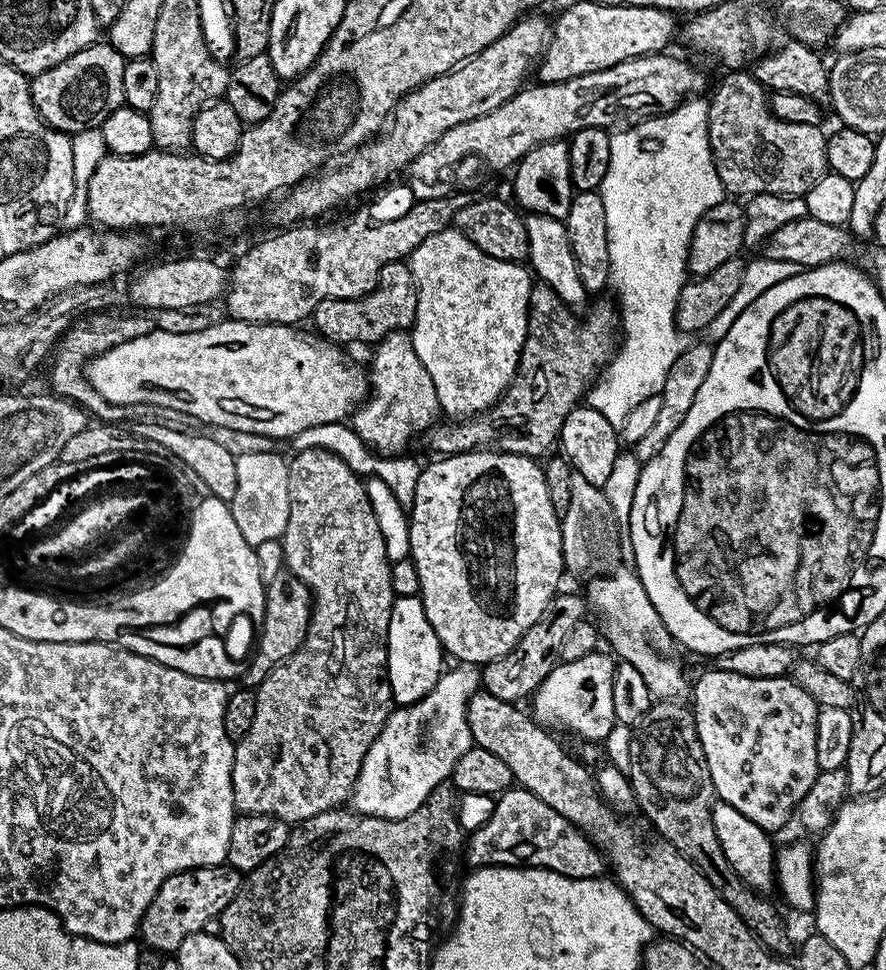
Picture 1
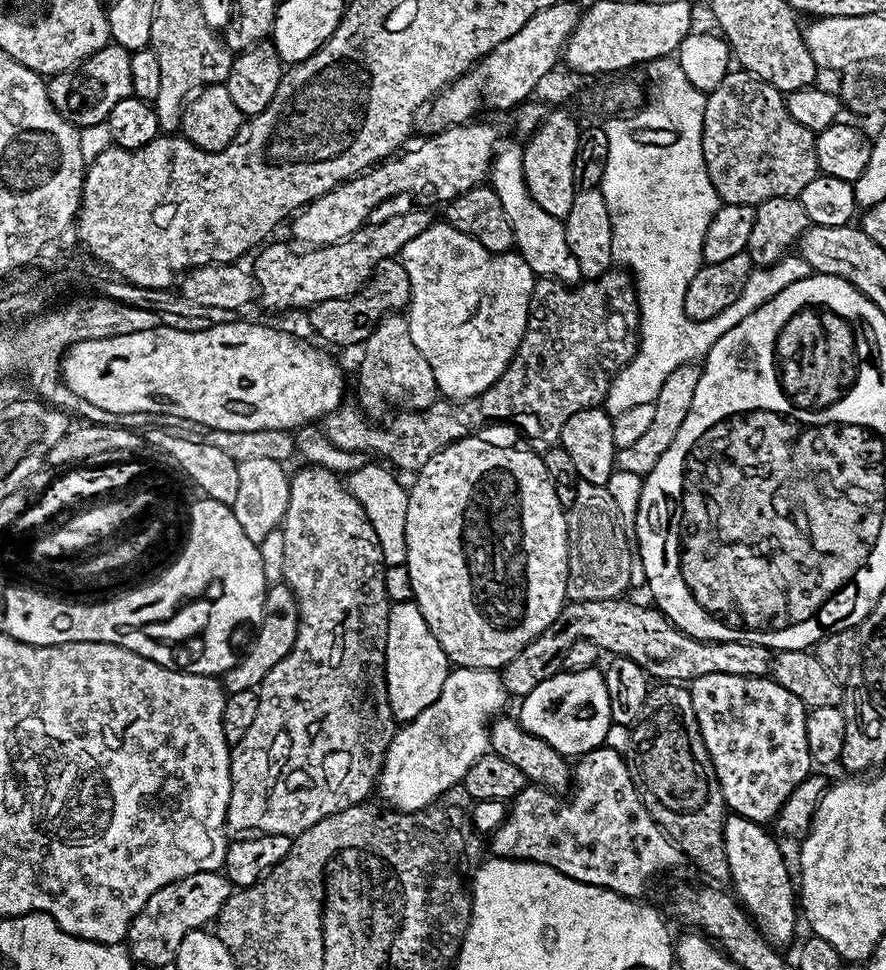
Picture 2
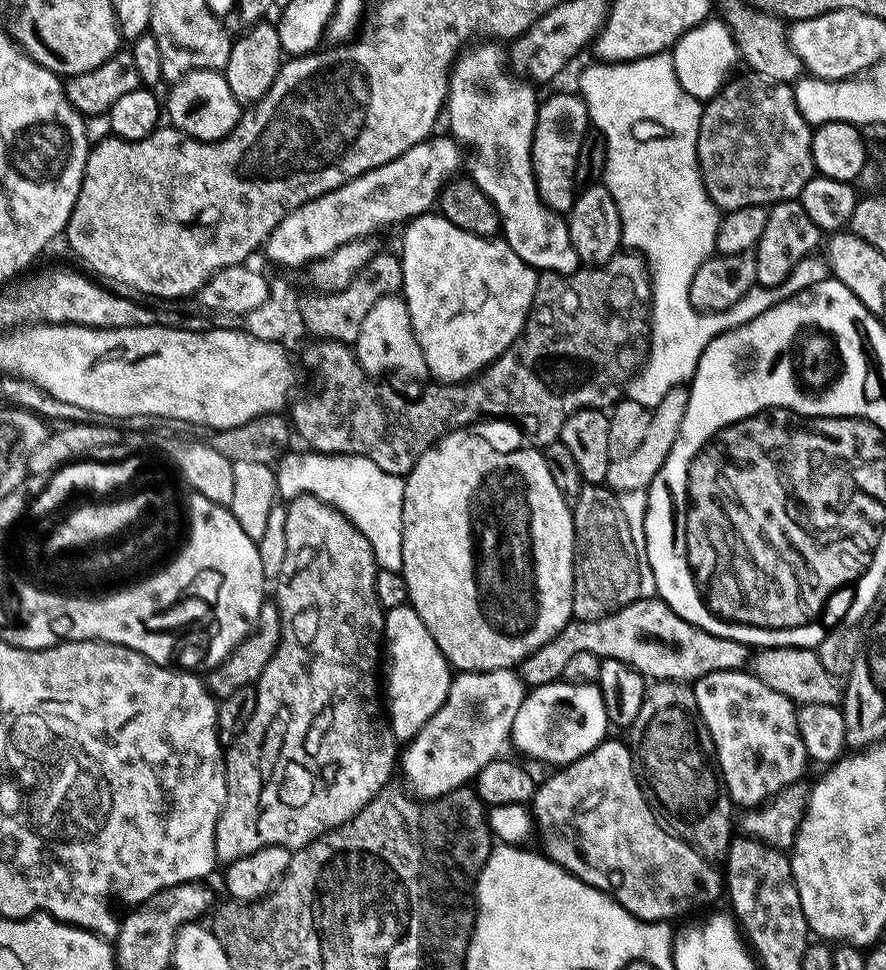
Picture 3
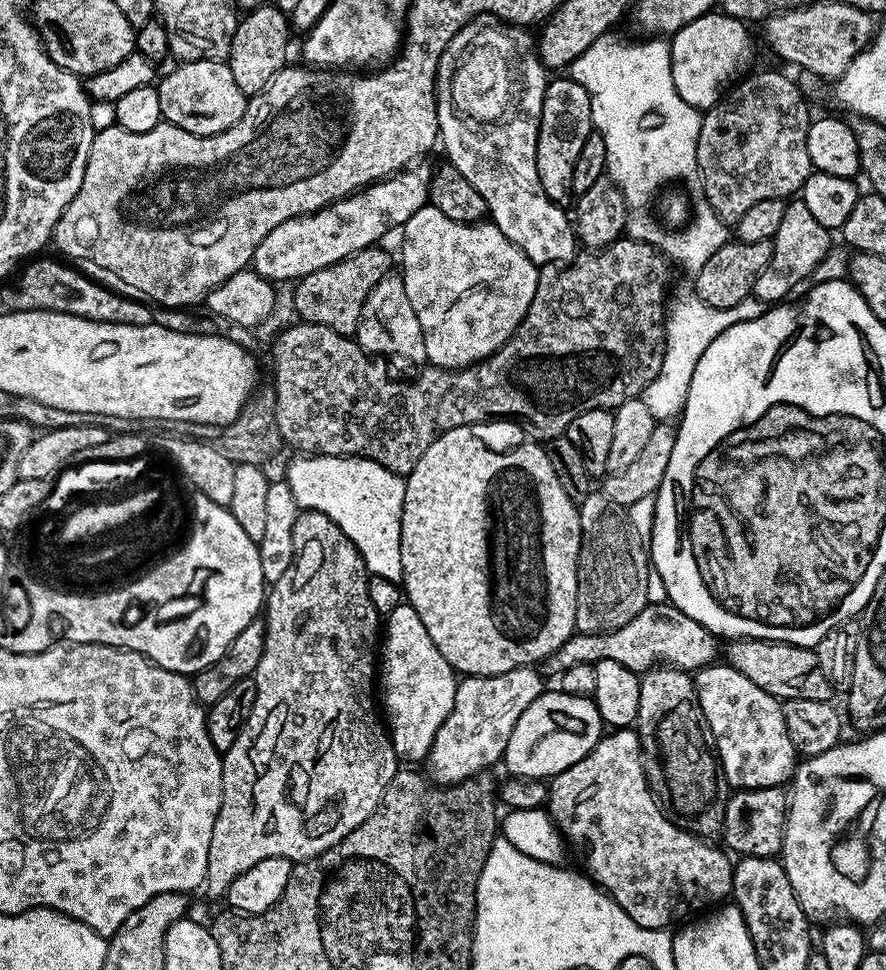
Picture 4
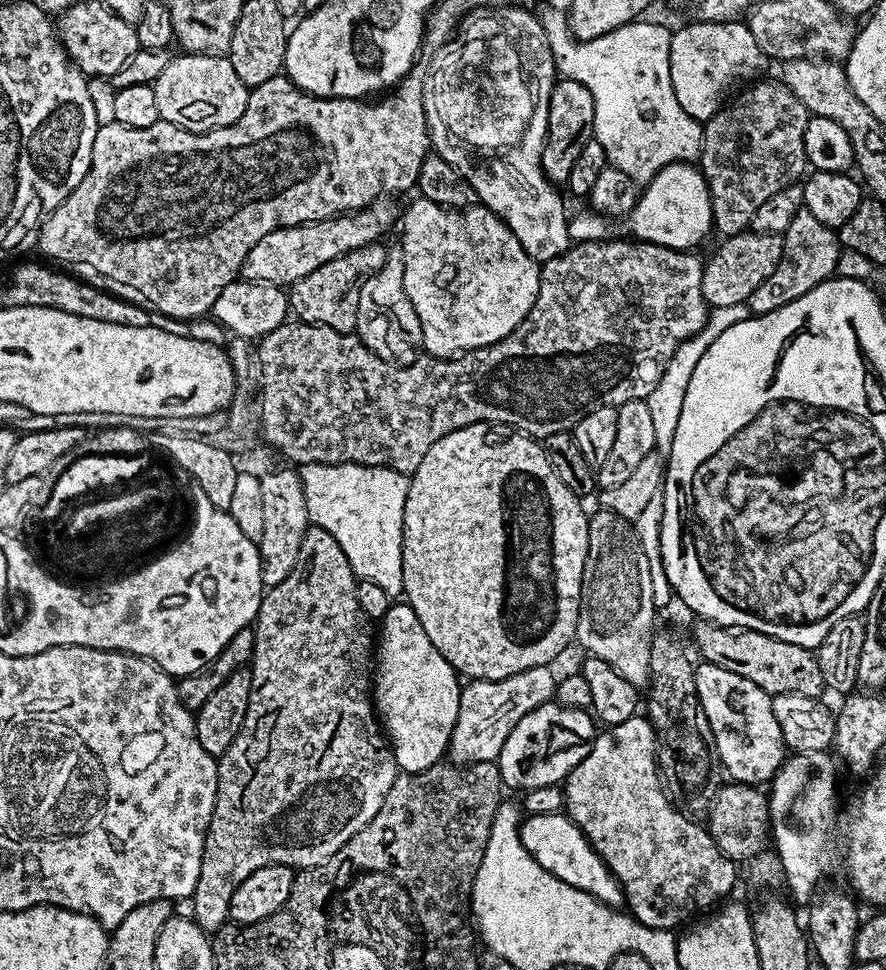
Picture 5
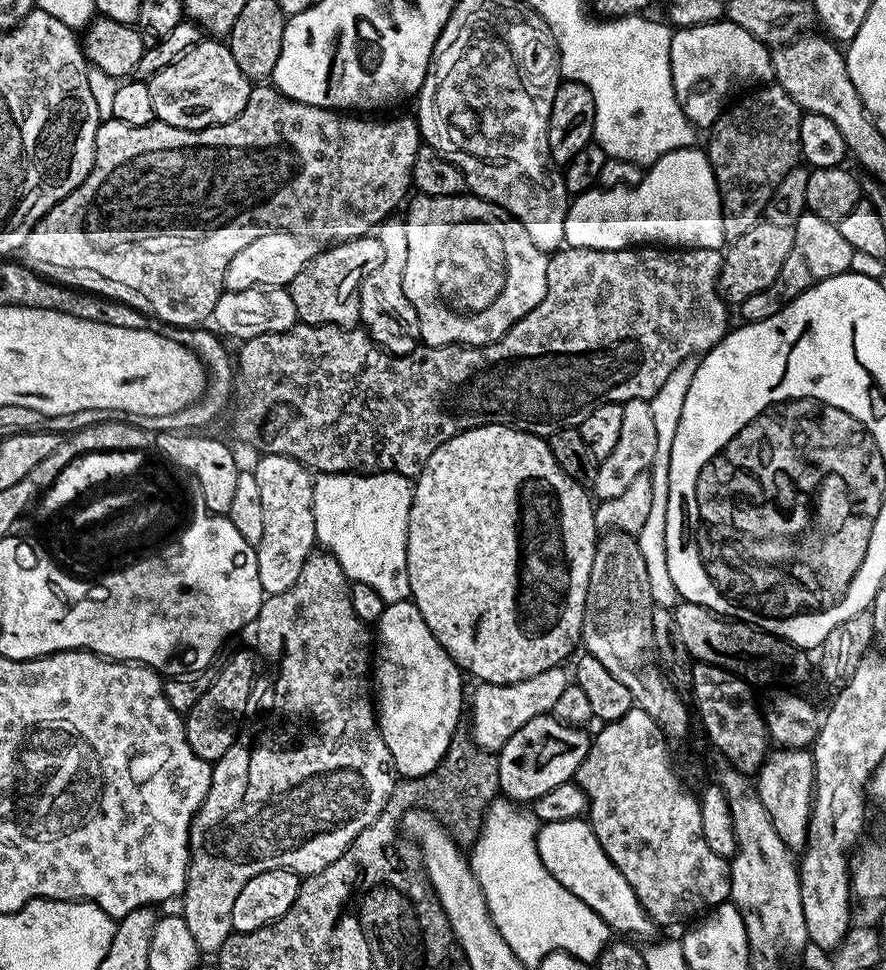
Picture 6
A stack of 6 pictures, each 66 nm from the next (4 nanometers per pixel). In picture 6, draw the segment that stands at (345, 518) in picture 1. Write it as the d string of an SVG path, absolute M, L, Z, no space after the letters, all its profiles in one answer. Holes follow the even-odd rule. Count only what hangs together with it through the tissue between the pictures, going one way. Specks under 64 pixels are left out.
M313 550L306 558L306 562L302 562L302 574L298 574L298 582L294 582L290 590L282 590L282 594L274 594L265 599L260 613L256 615L255 628L257 648L255 651L261 657L264 655L272 665L268 668L268 677L265 680L264 677L257 679L252 685L246 719L234 746L230 746L230 750L226 750L226 754L222 754L222 758L212 764L210 790L202 806L196 811L188 831L190 859L186 886L182 893L182 901L184 900L182 915L186 926L190 926L190 934L194 934L194 942L198 942L200 951L204 954L219 952L222 942L226 942L226 938L230 935L234 898L238 898L242 886L246 886L246 882L250 882L254 874L262 874L266 870L290 870L297 872L303 878L330 866L330 862L337 860L354 842L354 838L358 838L358 834L362 834L362 830L366 830L366 826L370 826L380 816L380 811L384 809L390 798L392 788L398 782L392 767L392 755L380 733L378 716L374 711L374 700L370 695L370 649L373 647L374 640L370 635L369 625L361 622L358 614L354 614L354 606L350 606L348 575L344 573L332 553Z

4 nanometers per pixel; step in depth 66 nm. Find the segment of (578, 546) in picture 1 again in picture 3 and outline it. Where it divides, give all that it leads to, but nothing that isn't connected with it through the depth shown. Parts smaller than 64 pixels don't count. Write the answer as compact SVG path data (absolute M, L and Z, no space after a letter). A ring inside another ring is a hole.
M584 484L581 492L577 494L576 500L574 496L574 507L572 508L572 517L574 518L574 530L576 531L576 561L574 562L574 594L572 595L572 614L578 620L597 620L603 616L608 616L611 612L617 612L619 608L624 608L630 602L641 599L640 592L640 568L642 572L642 556L638 551L637 537L630 530L630 526L626 526L626 517L622 514L622 506L620 505L620 497L613 489L604 484Z

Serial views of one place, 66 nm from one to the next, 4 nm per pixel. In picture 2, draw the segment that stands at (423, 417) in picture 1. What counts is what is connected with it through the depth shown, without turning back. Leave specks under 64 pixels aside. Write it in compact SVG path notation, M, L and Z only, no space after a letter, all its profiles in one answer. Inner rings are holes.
M389 313L392 324L379 321L362 345L362 358L358 366L358 406L366 416L378 420L386 402L411 411L429 408L439 399L439 388L430 362L426 361L410 337L407 317Z

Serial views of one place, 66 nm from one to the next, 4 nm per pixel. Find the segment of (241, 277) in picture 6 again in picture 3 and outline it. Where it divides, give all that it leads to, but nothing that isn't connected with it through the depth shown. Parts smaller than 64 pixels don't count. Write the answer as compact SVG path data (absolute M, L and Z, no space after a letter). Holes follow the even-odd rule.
M433 134L428 139L410 146L406 154L398 154L390 162L382 166L374 166L374 170L366 170L358 174L350 182L298 206L278 226L262 245L262 252L265 252L276 264L281 264L284 268L300 268L312 263L314 260L320 260L326 254L338 250L338 246L346 246L346 242L354 242L365 238L375 237L379 228L384 228L387 224L400 224L433 211L434 205L440 199L440 192L445 184L449 183L457 175L460 167L462 169L466 164L466 152L459 140L451 135Z

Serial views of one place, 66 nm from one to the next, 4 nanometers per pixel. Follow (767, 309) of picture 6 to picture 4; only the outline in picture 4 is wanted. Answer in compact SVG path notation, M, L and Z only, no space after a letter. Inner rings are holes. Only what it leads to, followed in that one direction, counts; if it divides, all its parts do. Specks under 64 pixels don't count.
M803 198L789 199L782 214L782 222L772 235L772 257L766 270L758 274L758 282L754 282L752 287L752 296L768 306L791 297L788 295L827 258L832 236L830 229L822 226L822 222L816 221L814 214L810 214Z

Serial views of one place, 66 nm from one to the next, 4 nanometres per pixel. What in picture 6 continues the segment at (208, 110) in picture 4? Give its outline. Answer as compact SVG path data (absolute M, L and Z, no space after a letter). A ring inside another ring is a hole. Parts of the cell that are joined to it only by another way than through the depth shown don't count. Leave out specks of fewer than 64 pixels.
M204 38L186 50L186 54L170 62L170 66L158 70L158 74L147 81L147 86L159 123L178 126L182 130L202 130L238 118L238 114L246 110L254 84L238 70L238 62L234 62L234 54L227 43Z

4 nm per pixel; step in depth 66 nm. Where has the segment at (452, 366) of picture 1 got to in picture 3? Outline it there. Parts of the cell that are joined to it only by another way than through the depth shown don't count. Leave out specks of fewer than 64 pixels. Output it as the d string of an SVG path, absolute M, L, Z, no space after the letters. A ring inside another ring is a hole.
M425 214L415 217L407 221L404 230L404 241L401 242L400 248L398 247L400 265L402 266L402 282L404 283L402 295L406 306L410 310L410 326L413 327L414 334L417 336L417 342L422 348L423 357L428 367L428 376L433 381L441 384L458 384L471 380L477 374L483 372L489 364L494 363L520 337L520 331L524 329L528 312L532 308L532 299L534 298L538 272L524 262L511 249L505 239L475 236L466 230L458 230L458 226L454 226L454 222L450 222L446 217L439 214Z

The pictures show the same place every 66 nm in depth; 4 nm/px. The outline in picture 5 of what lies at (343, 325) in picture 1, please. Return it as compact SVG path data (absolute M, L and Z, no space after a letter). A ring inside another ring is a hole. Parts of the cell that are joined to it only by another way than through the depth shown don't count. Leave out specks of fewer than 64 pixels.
M380 242L370 244L367 248L349 252L348 255L314 270L302 282L302 288L308 296L303 296L300 292L291 293L291 315L305 324L325 324L339 332L352 332L356 322L360 285L367 276L378 274L378 270L382 270L382 266L388 261L388 248L382 245Z

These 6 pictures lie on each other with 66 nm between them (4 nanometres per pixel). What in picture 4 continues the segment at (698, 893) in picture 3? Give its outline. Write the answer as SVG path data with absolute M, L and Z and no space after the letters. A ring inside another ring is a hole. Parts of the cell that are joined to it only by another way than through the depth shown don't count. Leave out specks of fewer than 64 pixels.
M617 728L601 735L586 758L551 777L546 811L571 851L573 848L577 858L584 863L583 871L612 897L615 904L622 906L638 926L671 929L672 924L687 921L691 912L700 912L711 904L719 905L731 897L734 864L729 853L719 852L708 845L711 843L707 839L677 828L661 810L644 773L640 736L632 728Z

